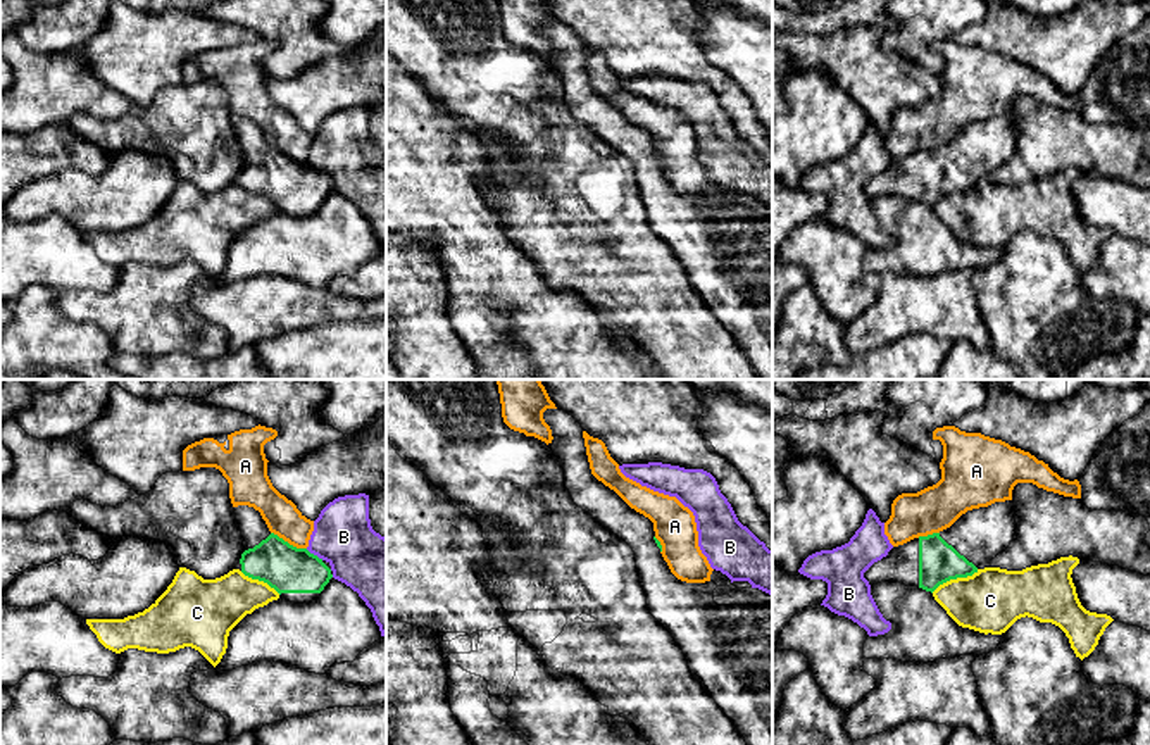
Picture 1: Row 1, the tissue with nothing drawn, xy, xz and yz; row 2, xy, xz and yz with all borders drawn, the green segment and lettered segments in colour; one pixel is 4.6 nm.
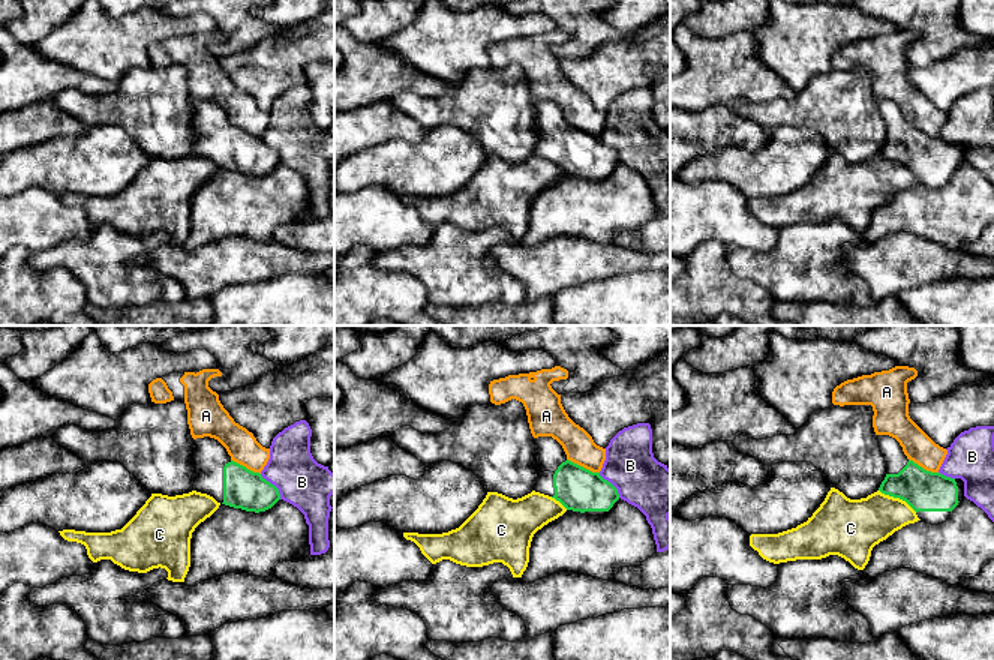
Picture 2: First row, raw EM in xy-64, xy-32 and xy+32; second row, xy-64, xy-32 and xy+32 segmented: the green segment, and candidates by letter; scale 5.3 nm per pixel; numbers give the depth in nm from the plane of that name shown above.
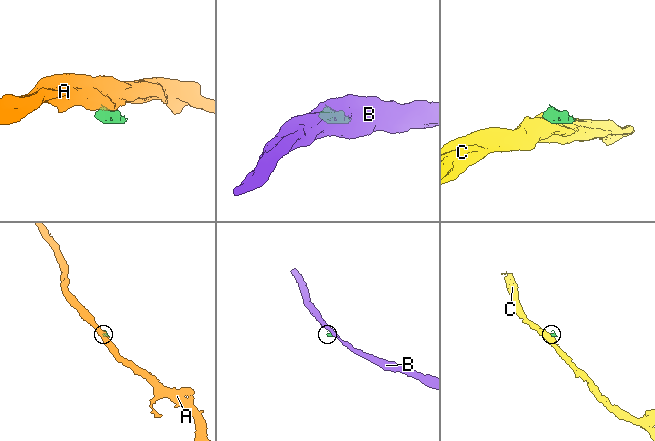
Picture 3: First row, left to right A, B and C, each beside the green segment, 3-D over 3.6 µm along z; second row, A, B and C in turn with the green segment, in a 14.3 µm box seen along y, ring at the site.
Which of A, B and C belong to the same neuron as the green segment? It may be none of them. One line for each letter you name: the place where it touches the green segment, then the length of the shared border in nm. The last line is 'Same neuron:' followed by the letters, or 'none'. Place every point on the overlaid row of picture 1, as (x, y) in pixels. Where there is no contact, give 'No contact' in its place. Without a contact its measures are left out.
Same neuron: none

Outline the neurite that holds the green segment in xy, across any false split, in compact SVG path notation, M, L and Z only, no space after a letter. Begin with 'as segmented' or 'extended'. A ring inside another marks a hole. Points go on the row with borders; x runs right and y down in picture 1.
extended | M234 507L234 517L243 538L243 554L236 569L252 579L267 583L290 602L316 600L333 578L322 559L271 533L253 507Z

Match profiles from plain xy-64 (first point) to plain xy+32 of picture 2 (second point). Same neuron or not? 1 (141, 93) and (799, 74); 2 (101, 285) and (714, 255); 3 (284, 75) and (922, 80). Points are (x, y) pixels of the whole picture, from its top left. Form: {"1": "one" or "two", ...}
{"1": "two", "2": "two", "3": "one"}

